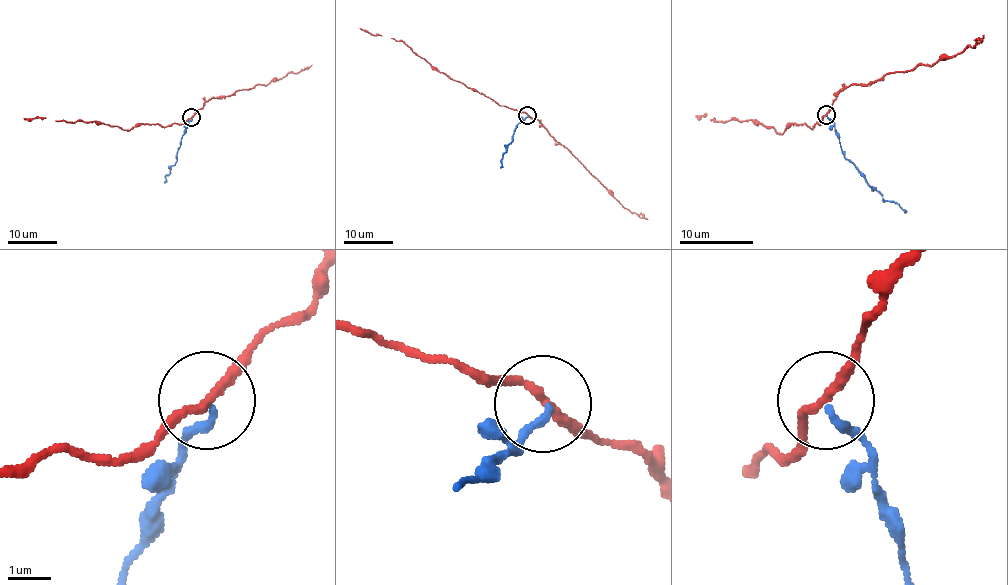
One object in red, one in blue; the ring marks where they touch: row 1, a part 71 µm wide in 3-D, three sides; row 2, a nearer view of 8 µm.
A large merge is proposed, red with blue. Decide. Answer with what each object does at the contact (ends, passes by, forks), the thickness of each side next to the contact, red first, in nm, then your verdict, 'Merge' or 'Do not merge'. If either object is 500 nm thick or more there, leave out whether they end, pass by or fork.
At the ring red passes by. At the ring blue ends. Thickness 200 nm (red) against 170 nm. Do not merge

